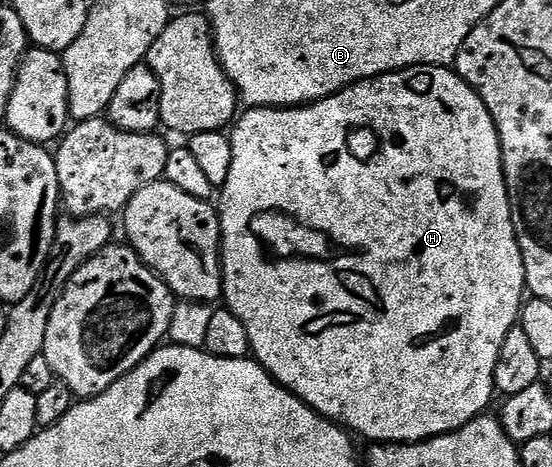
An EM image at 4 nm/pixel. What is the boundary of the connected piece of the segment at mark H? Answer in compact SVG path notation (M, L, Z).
M413 66L410 70L396 70L390 74L381 74L378 78L364 78L362 82L356 82L346 90L339 91L338 94L332 94L318 102L310 102L308 106L249 108L232 123L229 139L231 140L231 173L227 176L227 184L220 187L219 190L219 198L221 194L221 202L219 201L221 293L224 305L228 310L235 316L239 316L239 320L243 320L247 328L249 348L257 363L283 388L287 388L296 398L306 402L315 413L331 419L354 435L362 434L363 437L370 438L368 441L373 444L426 442L428 438L437 438L440 434L458 430L463 428L463 424L482 417L488 411L485 409L488 408L489 401L495 398L493 381L495 380L495 364L499 360L499 348L503 348L503 340L507 340L507 332L511 332L511 328L518 325L527 287L525 285L525 261L513 227L497 126L491 120L483 100L459 77L456 69L447 66Z

